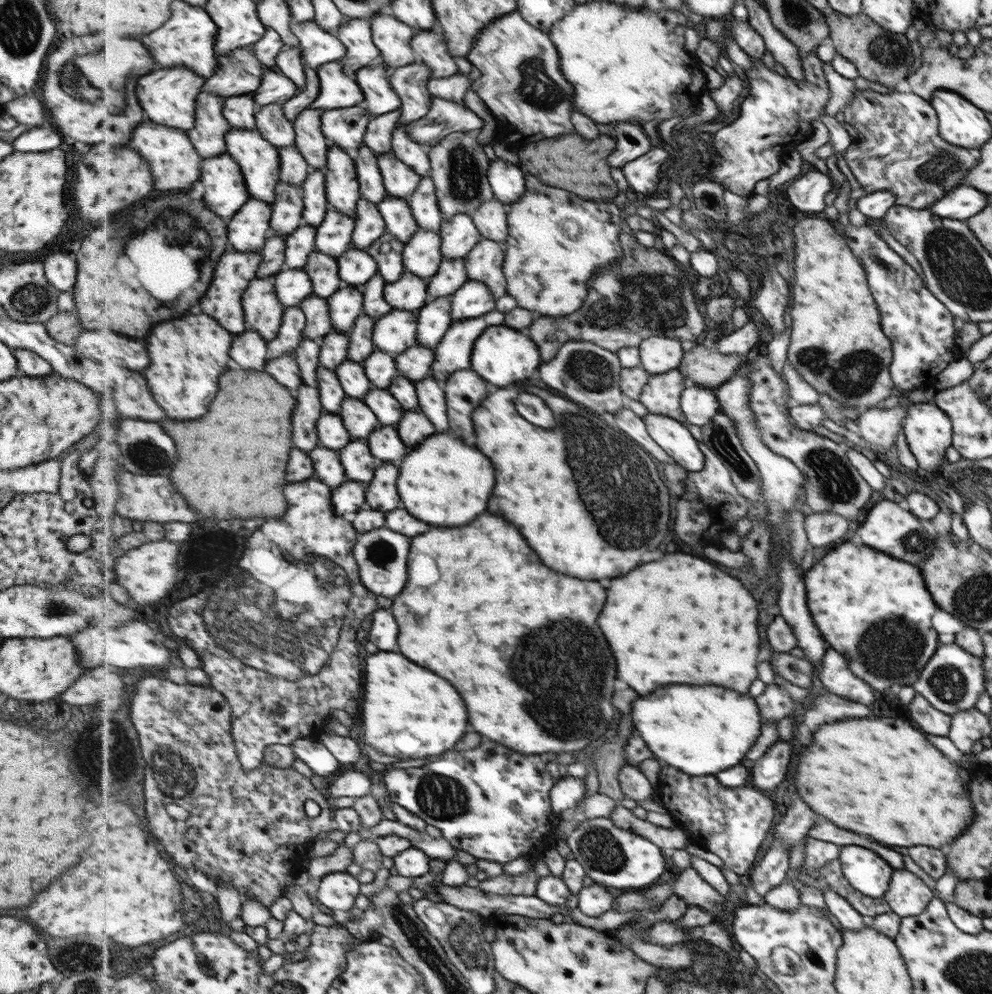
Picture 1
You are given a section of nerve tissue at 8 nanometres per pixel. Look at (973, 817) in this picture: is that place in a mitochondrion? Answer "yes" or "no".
no

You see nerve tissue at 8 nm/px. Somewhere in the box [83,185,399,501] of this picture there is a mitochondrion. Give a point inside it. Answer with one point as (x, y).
(142, 455)

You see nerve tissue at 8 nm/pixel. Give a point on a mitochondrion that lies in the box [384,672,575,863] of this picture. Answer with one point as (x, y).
(441, 796)

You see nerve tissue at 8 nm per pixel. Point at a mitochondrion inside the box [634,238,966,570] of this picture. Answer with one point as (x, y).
(852, 375)

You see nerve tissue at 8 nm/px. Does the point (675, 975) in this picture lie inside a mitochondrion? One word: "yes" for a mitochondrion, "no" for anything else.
no

